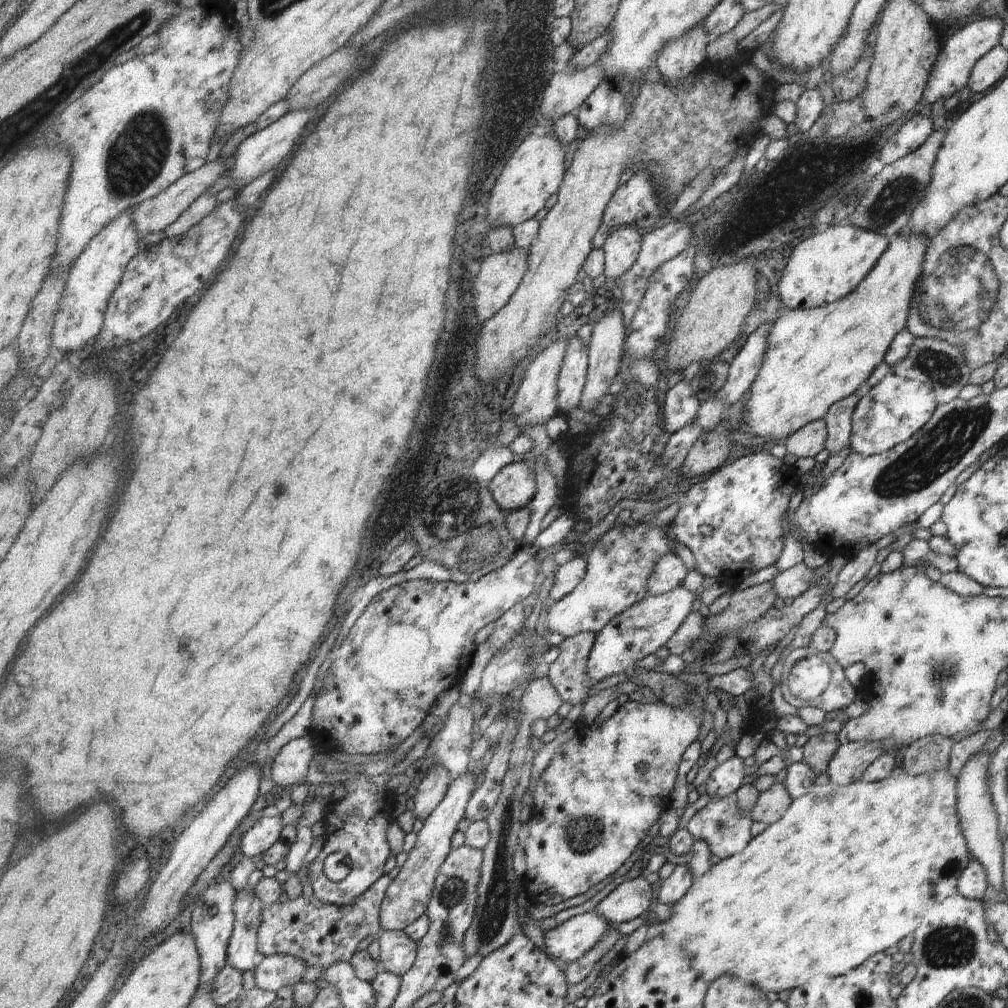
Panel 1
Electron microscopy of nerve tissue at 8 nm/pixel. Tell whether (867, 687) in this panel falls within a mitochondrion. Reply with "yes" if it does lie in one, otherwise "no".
no

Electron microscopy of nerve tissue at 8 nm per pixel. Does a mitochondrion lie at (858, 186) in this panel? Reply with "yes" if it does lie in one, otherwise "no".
yes

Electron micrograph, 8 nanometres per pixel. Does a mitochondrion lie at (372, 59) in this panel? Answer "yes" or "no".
no

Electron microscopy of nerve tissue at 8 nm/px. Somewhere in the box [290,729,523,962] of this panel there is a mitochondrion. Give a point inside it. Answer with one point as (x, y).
(494, 915)

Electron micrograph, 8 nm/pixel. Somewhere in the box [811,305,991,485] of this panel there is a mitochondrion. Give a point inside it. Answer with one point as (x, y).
(935, 365)

